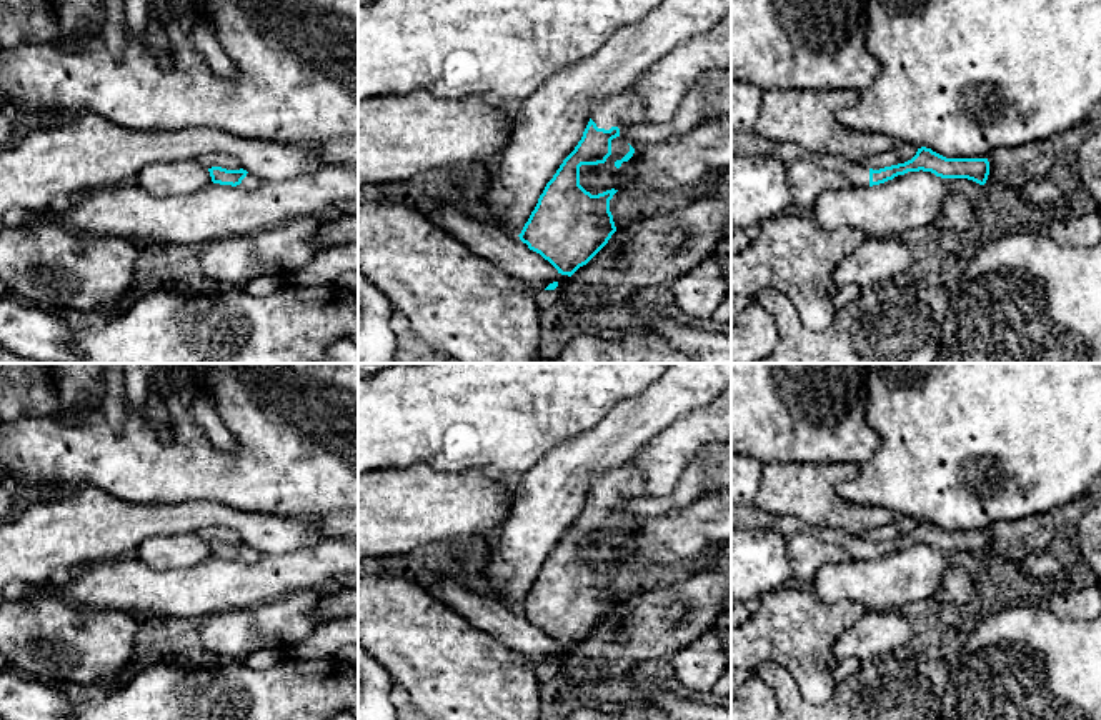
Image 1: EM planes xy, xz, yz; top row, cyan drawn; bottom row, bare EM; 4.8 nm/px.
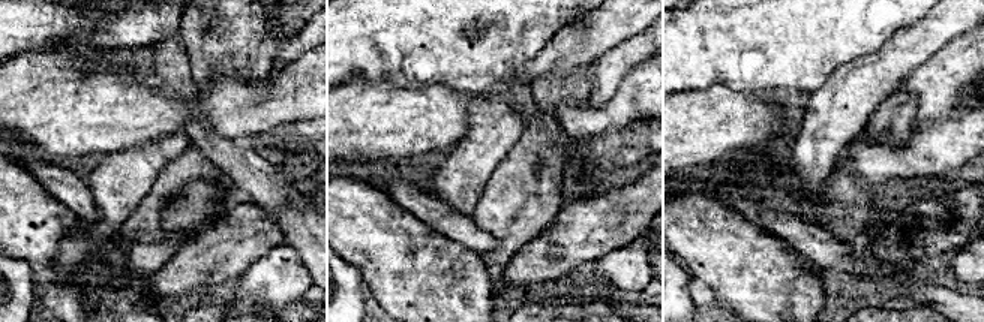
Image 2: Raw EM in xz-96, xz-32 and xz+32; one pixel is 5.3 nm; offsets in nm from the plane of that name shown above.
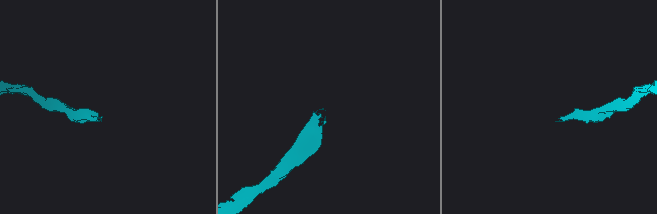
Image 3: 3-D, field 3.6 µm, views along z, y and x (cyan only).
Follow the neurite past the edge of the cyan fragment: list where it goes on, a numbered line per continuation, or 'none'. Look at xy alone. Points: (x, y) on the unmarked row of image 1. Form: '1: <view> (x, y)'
1: xy (249, 555)

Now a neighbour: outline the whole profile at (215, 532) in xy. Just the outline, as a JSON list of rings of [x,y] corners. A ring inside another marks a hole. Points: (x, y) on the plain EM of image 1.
[[[220,525],[207,527],[200,532],[200,535],[205,542],[212,542],[212,540],[222,540],[227,543],[240,543],[242,542],[242,538],[237,532],[233,532],[227,527],[220,527]]]

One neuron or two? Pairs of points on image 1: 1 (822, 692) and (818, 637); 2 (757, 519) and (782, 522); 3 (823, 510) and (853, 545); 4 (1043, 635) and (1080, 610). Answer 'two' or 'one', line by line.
1: one
2: one
3: two
4: two

